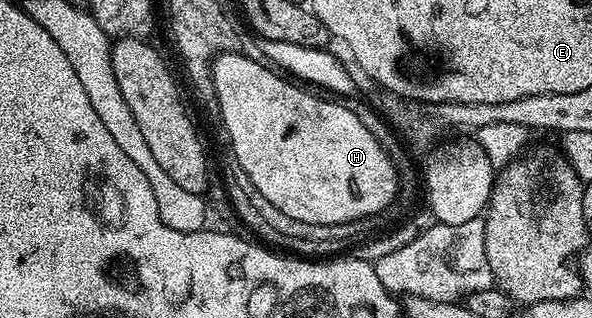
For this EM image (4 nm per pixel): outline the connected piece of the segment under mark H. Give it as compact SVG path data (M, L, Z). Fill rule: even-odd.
M242 52L220 54L211 70L220 106L218 117L227 128L237 166L251 178L252 191L283 210L286 216L306 224L345 224L371 215L382 215L382 210L391 201L396 201L399 176L395 165L373 132L361 124L354 109L342 106L342 101L310 94L315 92L288 80L282 73L261 67Z

